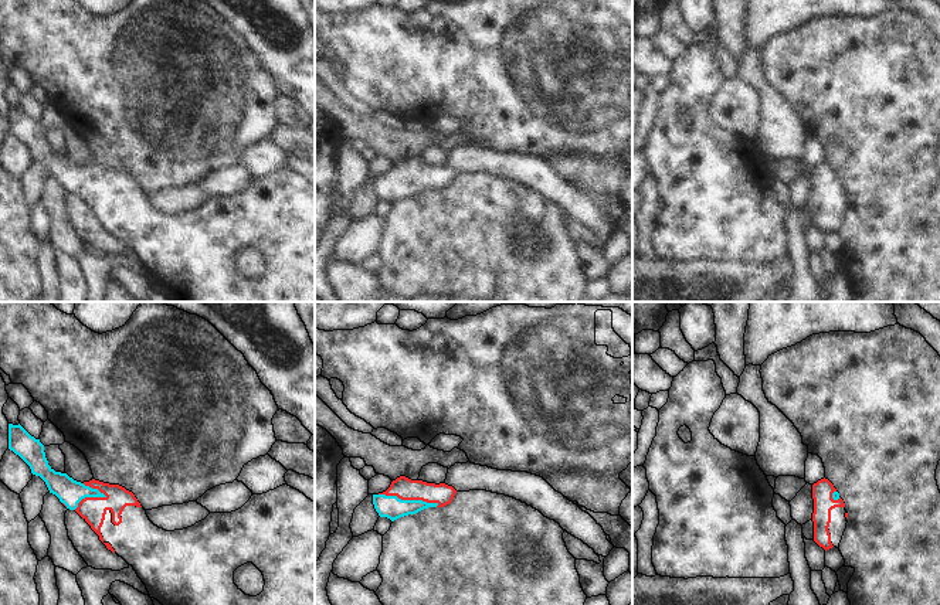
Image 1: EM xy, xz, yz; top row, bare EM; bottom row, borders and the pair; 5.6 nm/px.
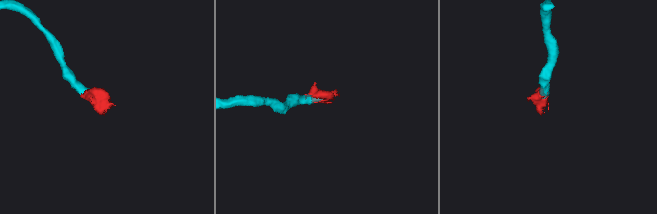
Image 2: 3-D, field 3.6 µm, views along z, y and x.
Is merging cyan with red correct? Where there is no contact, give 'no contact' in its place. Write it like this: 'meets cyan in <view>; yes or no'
meets cyan in xz; yes

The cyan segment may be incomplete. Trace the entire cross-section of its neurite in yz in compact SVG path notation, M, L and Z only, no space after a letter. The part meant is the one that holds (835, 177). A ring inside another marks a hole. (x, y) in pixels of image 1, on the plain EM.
M825 160L812 167L812 181L814 224L825 234L838 231L848 205L844 183Z

